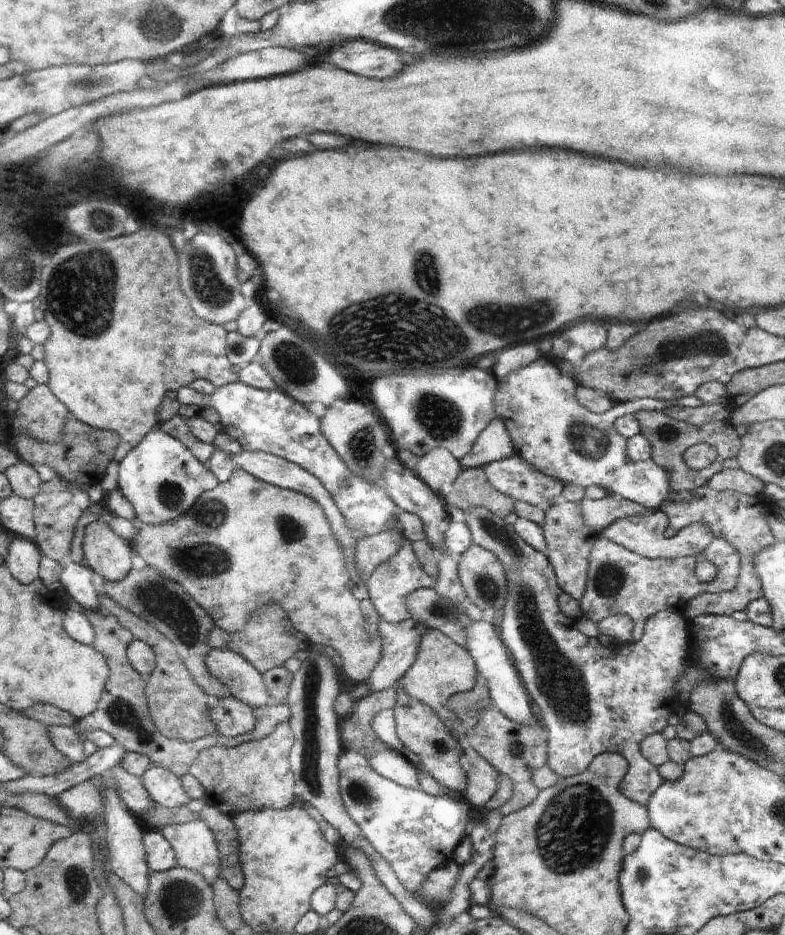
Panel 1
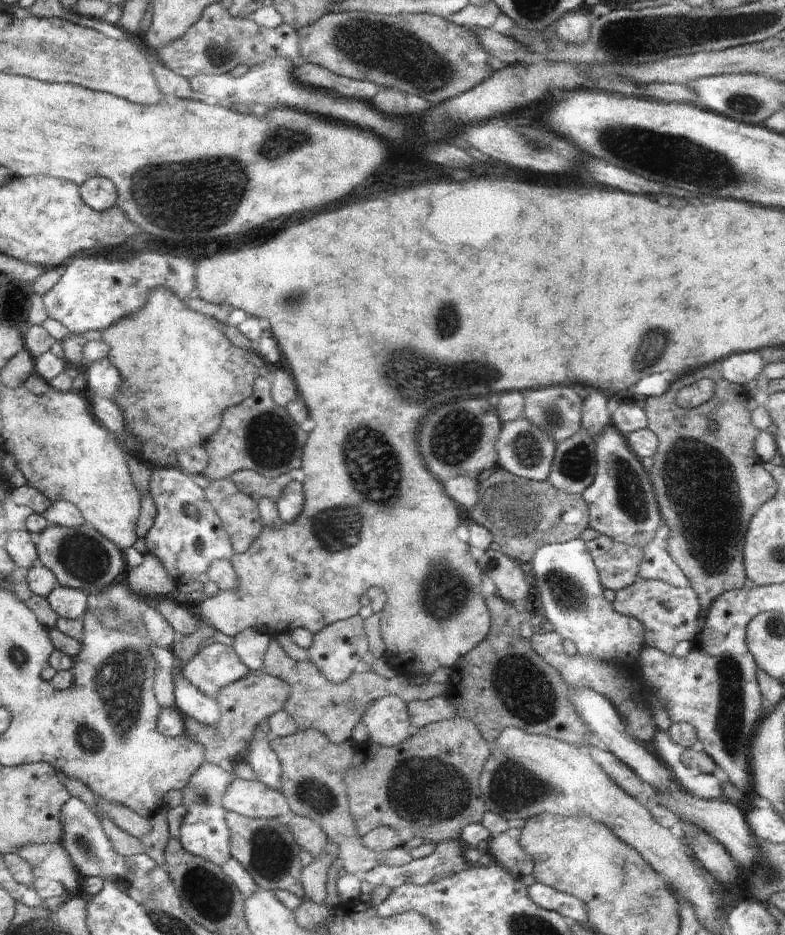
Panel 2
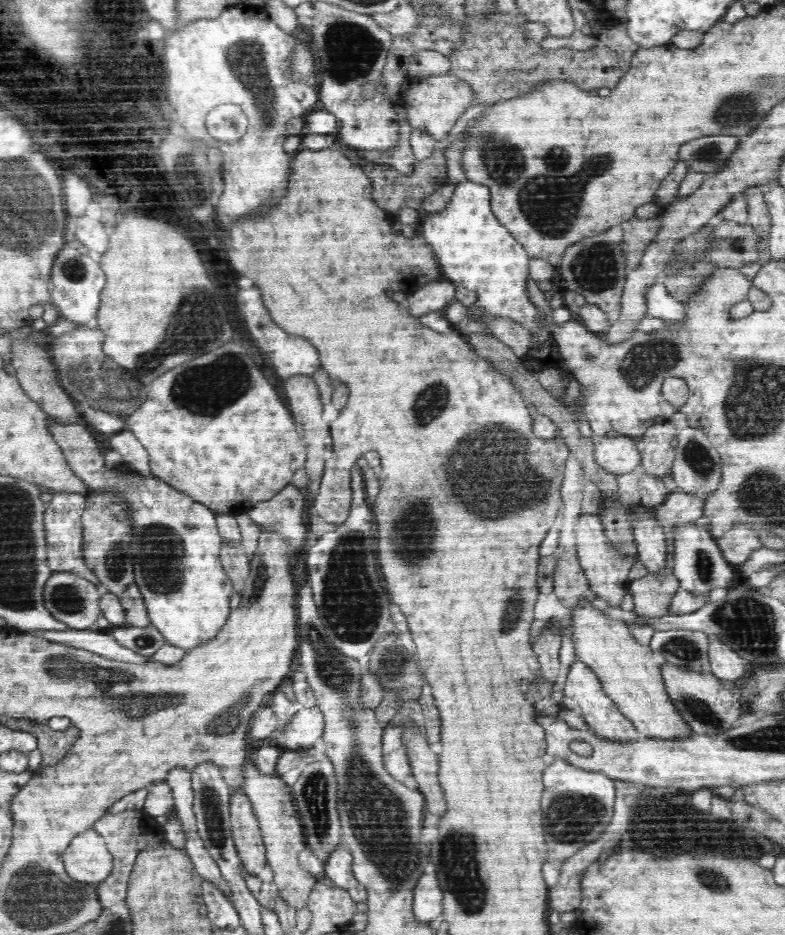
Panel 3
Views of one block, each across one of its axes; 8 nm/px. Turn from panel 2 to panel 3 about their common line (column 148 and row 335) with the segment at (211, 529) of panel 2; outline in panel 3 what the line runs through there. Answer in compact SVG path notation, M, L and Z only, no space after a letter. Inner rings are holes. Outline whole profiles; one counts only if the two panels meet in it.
M470 180L468 182L457 184L454 195L450 199L446 208L435 213L430 213L426 217L422 225L422 233L424 240L433 248L433 251L435 252L437 261L441 267L442 277L448 279L449 281L453 281L456 285L462 285L464 288L474 291L477 294L477 299L469 306L469 310L479 310L479 312L483 312L485 316L499 316L500 318L509 318L518 324L523 324L523 327L529 330L529 333L531 334L531 343L529 349L527 350L527 354L524 355L524 357L526 357L525 368L531 376L534 376L535 378L535 375L538 374L538 372L542 372L542 370L559 370L559 372L561 372L561 376L568 376L568 381L572 379L569 378L568 367L566 367L566 363L564 363L562 360L562 355L560 354L560 347L558 346L558 343L554 340L551 332L538 323L539 310L526 295L526 282L528 282L529 276L528 262L530 262L530 256L528 256L528 253L526 253L524 247L511 235L511 232L505 226L502 226L500 221L494 216L494 213L491 211L490 190L486 184L478 184Z

